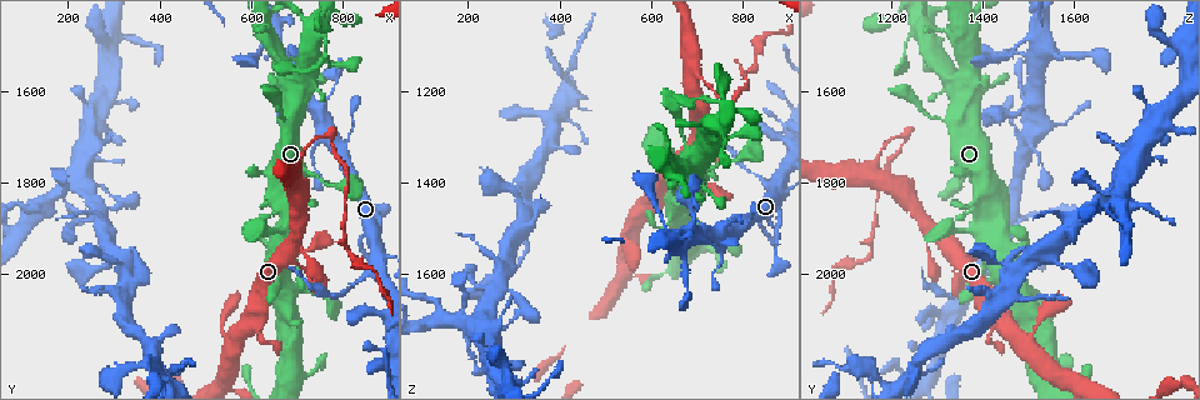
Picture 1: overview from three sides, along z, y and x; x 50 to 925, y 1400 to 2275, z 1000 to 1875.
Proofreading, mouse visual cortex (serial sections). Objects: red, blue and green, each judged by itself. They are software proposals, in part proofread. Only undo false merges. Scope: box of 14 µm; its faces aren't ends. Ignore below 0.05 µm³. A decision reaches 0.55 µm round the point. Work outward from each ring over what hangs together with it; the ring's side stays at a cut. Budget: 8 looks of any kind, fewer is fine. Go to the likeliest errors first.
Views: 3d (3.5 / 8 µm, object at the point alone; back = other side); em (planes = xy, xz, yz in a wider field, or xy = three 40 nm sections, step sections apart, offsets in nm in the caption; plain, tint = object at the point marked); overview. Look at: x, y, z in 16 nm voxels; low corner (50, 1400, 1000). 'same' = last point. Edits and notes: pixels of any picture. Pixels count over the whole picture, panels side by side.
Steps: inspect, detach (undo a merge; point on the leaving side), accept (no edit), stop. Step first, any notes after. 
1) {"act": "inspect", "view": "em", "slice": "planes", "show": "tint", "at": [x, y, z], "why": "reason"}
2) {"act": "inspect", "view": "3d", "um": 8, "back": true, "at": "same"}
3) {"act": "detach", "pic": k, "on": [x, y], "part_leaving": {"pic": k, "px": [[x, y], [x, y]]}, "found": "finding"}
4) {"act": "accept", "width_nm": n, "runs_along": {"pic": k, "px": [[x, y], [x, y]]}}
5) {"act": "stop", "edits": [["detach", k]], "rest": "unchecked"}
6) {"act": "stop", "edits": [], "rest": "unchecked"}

{"act": "inspect", "view": "3d", "um": 8, "at": [820, 2020, 1385], "why": "thin neck"}

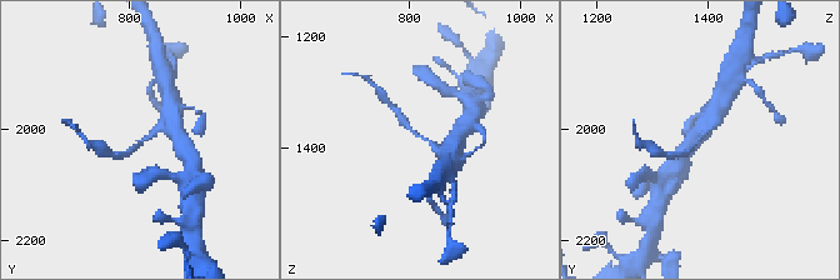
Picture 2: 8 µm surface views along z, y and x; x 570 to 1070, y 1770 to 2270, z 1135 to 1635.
{"act": "inspect", "view": "3d", "um": 3.5, "at": [820, 2030, 1375]}

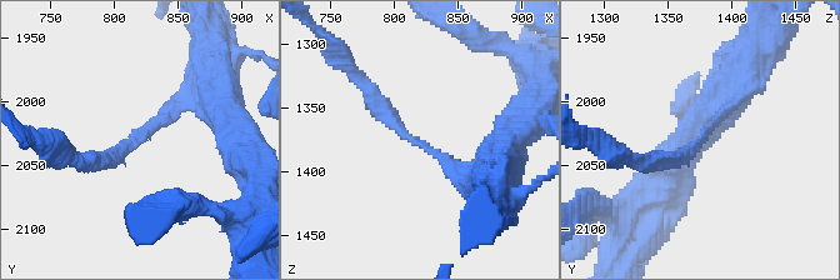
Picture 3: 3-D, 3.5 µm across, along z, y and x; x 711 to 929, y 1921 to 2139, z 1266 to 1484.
{"act": "inspect", "view": "em", "slice": "xy", "step": 2, "show": "tint", "at": [818, 2026, 1378], "arm_widths_nm": [150, 200], "why": "need the tissue"}

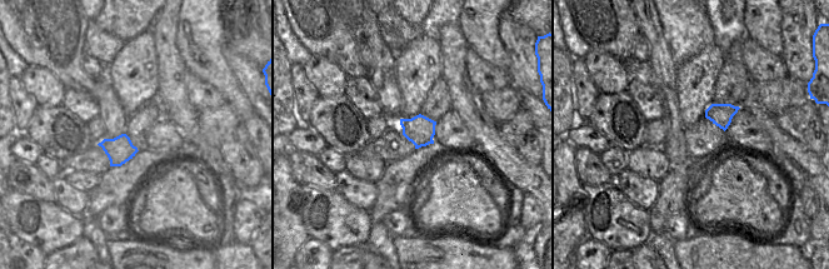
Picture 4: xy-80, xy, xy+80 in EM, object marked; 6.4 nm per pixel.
{"act": "detach", "pic": 3, "on": [398, 126], "border": {"pic": 4, "px": [[710, 105], [728, 110], [732, 118]]}, "found": "two cells meet here"}

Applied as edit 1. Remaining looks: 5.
{"act": "inspect", "view": "em", "slice": "planes", "show": "tint", "at": [705, 1590, 1345], "why": "abrupt turn"}

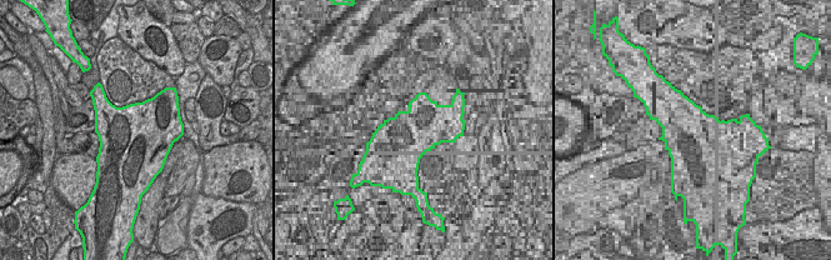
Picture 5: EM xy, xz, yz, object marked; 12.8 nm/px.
{"act": "inspect", "view": "3d", "um": 3.5, "at": "same"}

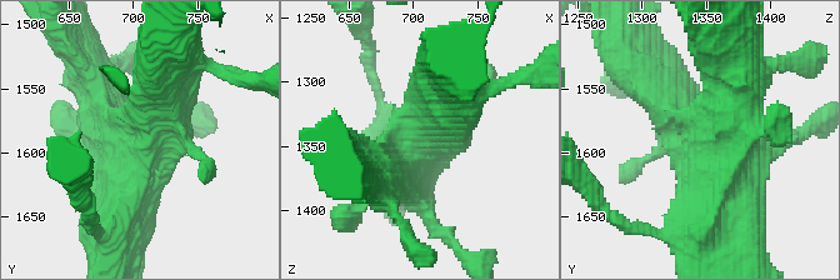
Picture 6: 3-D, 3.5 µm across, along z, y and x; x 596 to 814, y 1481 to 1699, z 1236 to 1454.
{"act": "accept", "width_nm": 900, "runs_along": {"pic": 6, "px": [[125, 221], [129, 163], [86, 68]]}, "found": "one cell here"}

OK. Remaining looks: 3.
{"act": "inspect", "view": "em", "slice": "xy", "step": 3, "show": "tint", "at": [720, 1625, 1495], "why": "calibre changes"}

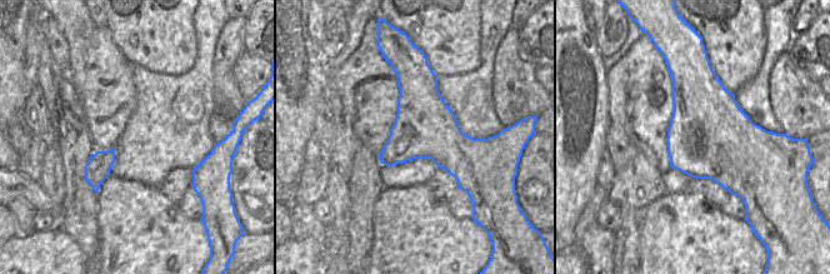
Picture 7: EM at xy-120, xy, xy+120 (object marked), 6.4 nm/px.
{"act": "inspect", "view": "3d", "um": 3.5, "at": "same", "why": "wider look"}

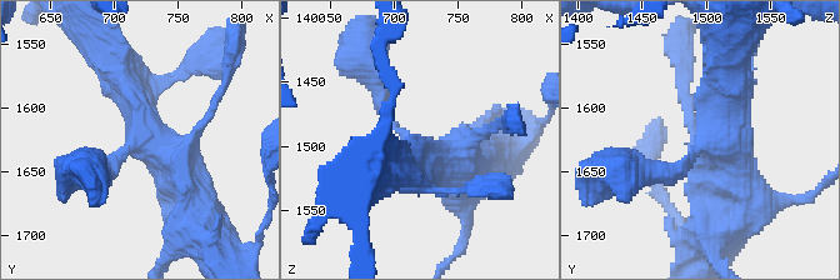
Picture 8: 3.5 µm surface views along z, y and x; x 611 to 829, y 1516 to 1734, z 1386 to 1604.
{"act": "accept", "width_nm": 400, "runs_along": {"pic": 8, "px": [[194, 206], [114, 65]]}, "found": "all the same cell"}

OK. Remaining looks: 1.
{"act": "stop", "edits": [["detach", 3]], "rest": "unchecked"}

